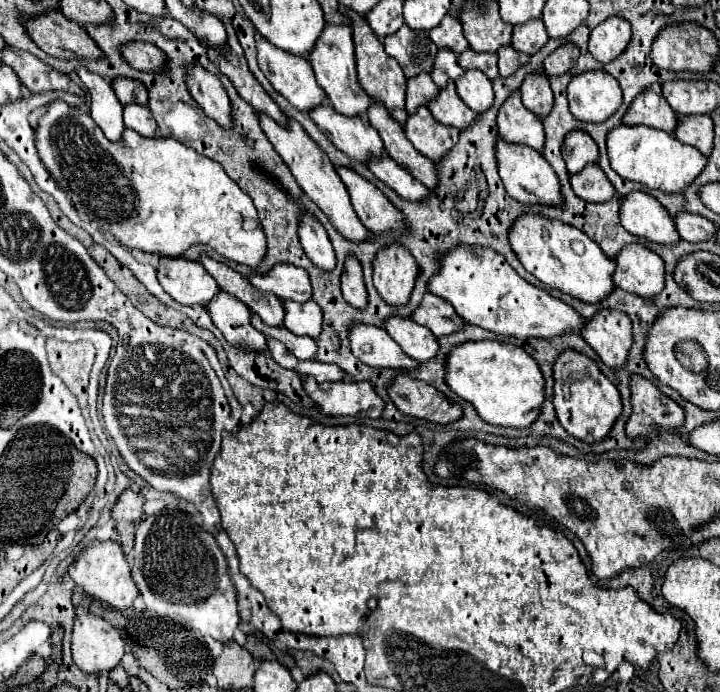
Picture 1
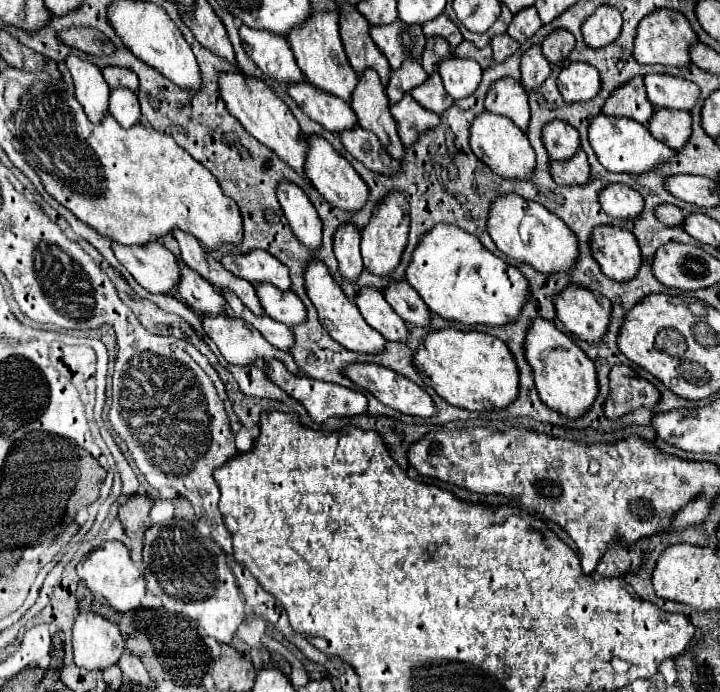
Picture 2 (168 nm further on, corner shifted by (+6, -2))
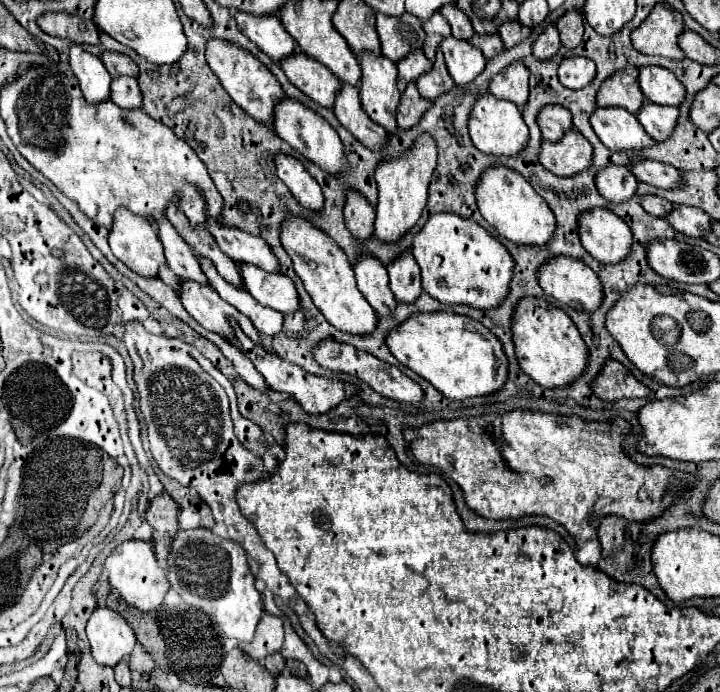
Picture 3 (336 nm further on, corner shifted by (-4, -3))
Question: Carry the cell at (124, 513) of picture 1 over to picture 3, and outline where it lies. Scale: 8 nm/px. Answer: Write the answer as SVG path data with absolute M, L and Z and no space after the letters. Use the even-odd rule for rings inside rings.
M168 495L154 497L150 501L150 505L148 505L146 515L144 515L144 519L154 529L154 533L152 533L152 547L154 547L156 559L160 563L164 563L168 559L168 549L170 549L172 537L178 531L176 515L178 515L178 505Z

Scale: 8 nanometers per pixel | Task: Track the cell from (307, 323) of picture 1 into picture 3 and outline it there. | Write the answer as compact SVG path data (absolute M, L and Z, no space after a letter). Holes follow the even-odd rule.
M242 265L240 275L244 279L246 291L262 305L276 309L284 315L300 309L300 297L292 283L282 273L266 273L256 265Z

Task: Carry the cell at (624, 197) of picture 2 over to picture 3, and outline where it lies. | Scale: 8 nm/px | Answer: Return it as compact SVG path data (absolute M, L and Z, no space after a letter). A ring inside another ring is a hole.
M610 165L596 175L596 187L608 203L624 203L636 195L638 181L626 167Z

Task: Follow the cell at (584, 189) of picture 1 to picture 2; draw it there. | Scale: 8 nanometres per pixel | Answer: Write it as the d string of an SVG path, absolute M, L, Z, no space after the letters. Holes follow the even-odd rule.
M578 148L574 158L568 158L568 160L562 160L562 162L552 160L550 162L550 176L554 178L556 184L568 184L568 186L588 182L590 166L588 166L584 150Z

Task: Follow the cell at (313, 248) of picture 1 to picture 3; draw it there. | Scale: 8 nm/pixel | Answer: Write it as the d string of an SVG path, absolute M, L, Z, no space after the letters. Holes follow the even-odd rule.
M278 155L276 167L278 167L278 177L296 197L296 201L304 205L304 209L312 213L320 213L324 209L324 195L320 191L320 185L316 183L316 179L310 177L310 173L302 167L302 163L298 163L288 155Z

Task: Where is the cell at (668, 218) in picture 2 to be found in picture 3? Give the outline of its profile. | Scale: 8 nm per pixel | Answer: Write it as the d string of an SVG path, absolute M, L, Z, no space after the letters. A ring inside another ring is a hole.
M648 195L648 197L642 199L642 207L644 207L650 215L654 215L654 217L668 217L668 215L672 213L672 209L674 209L674 205L668 203L666 199L662 199L662 197L652 197L652 195Z

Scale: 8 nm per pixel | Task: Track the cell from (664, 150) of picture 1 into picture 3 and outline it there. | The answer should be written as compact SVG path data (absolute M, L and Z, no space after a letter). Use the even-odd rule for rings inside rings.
M598 107L590 117L590 125L610 151L640 151L656 145L642 123L638 123L636 115L624 109Z

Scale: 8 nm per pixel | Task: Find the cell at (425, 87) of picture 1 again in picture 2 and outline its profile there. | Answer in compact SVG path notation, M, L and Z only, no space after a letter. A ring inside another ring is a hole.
M416 60L402 62L402 66L398 70L392 70L388 86L386 86L390 104L398 102L402 98L402 94L410 92L414 86L420 86L426 78L428 78L428 74L424 72L420 62L416 62Z

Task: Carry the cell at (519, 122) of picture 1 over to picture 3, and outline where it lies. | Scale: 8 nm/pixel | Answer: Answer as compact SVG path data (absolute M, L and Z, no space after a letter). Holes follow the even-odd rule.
M516 61L490 81L490 93L498 99L508 99L518 107L524 107L524 103L528 103L528 93L530 93L528 75L530 73L524 67L524 63Z

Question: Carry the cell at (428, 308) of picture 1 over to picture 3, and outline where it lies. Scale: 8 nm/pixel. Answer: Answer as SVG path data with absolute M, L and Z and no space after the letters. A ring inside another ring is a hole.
M410 251L400 255L388 267L388 275L390 275L390 289L400 303L414 303L422 295L420 267Z

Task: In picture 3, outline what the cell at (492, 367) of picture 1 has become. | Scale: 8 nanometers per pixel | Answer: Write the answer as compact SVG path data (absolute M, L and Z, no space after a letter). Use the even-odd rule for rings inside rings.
M416 313L386 339L392 355L430 381L450 401L492 395L508 381L508 359L502 343L482 323L454 313Z

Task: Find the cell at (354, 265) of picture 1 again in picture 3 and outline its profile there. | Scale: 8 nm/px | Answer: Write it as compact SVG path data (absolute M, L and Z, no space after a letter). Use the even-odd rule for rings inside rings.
M352 191L348 193L346 207L344 207L344 221L346 221L346 227L354 239L366 241L372 237L374 215L376 215L374 209L362 195L352 193Z

